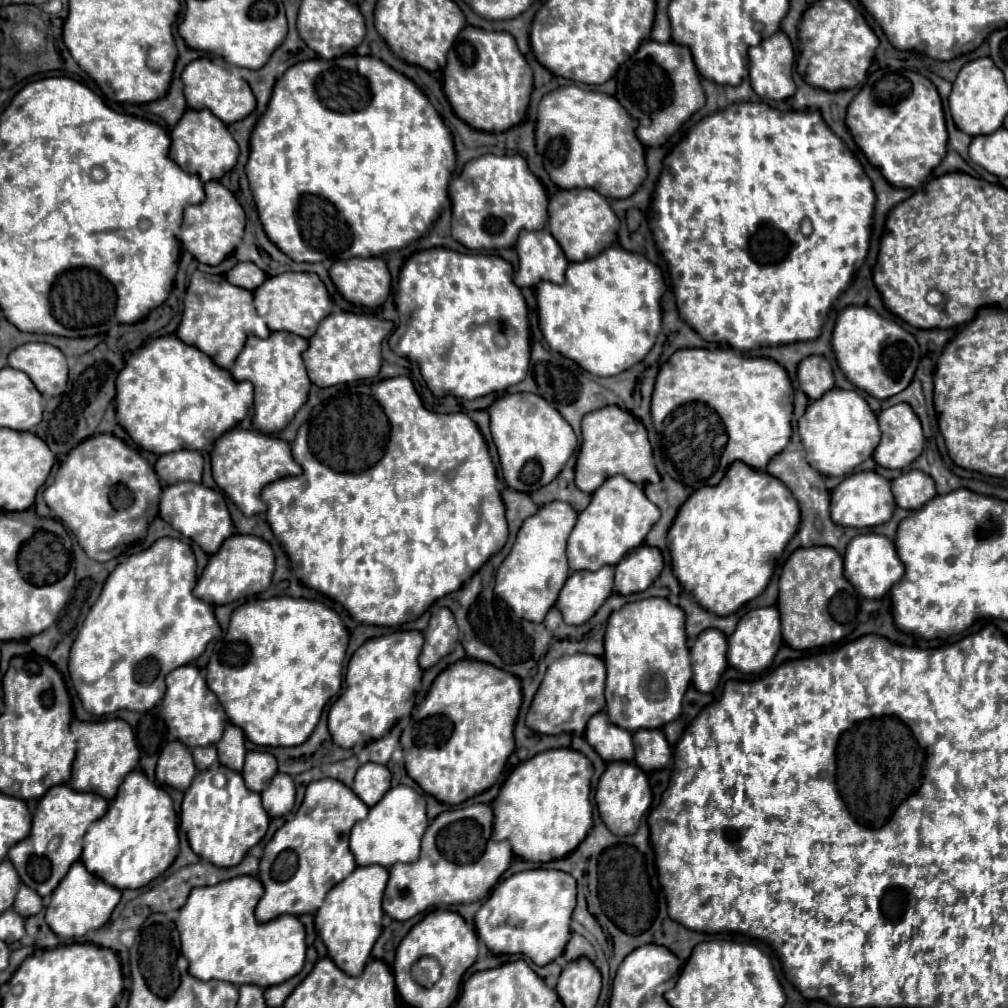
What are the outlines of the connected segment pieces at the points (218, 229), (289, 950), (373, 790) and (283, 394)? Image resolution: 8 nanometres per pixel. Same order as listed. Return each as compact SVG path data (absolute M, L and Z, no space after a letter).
M211 180L203 183L203 192L205 192L203 202L185 208L177 238L182 248L191 252L199 262L215 266L241 244L246 216L233 192L227 190L221 182Z
M251 874L191 890L175 922L181 934L181 952L189 960L191 976L267 988L301 972L307 948L303 924L293 914L281 914L271 922L257 922L255 906L261 894L263 884Z
M367 762L357 770L351 788L367 806L375 806L375 802L379 802L379 798L389 790L389 786L391 772L387 770L387 766Z
M271 332L269 338L249 336L243 352L237 356L231 376L237 382L249 380L255 386L255 414L253 426L265 434L283 430L295 416L295 412L305 404L309 392L307 370L301 360L301 352L307 348L307 340L291 332Z

